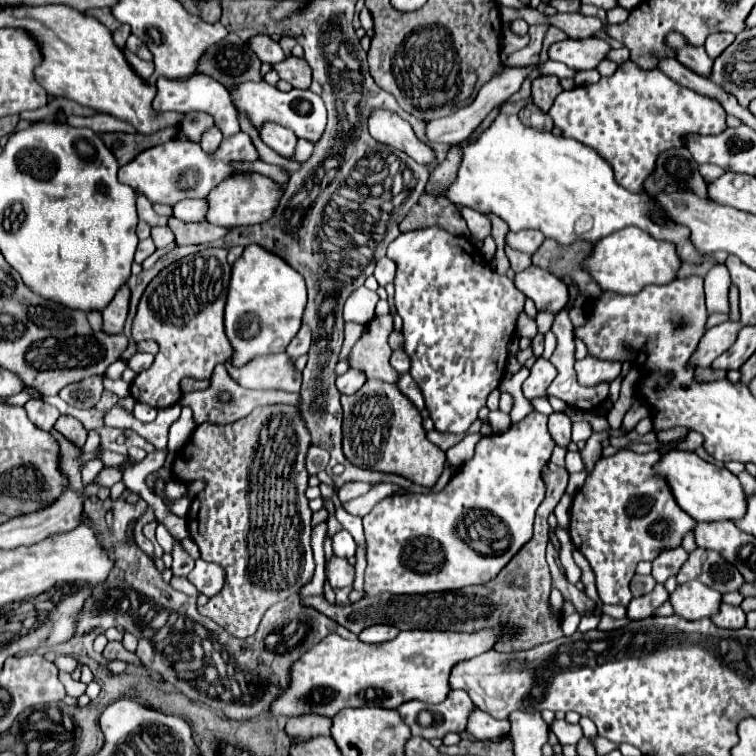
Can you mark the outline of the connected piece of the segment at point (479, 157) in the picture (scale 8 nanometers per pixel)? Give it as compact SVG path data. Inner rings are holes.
M499 113L495 121L481 135L477 135L477 139L463 141L459 147L463 151L463 159L459 163L461 171L457 173L457 177L445 191L445 197L453 201L455 205L471 207L481 213L493 213L501 217L509 225L511 231L539 229L545 237L551 237L559 241L561 245L569 245L577 239L595 243L603 239L603 235L611 235L625 227L637 227L637 229L651 233L657 239L661 237L661 239L673 241L677 245L677 253L681 261L691 261L691 263L701 261L701 255L689 243L689 229L681 225L671 225L671 223L667 225L653 223L649 215L655 211L655 201L651 201L645 195L629 193L627 189L617 185L617 181L613 179L611 165L607 165L605 159L597 155L597 151L581 145L575 139L555 137L553 133L537 131L533 127L523 125L517 115ZM583 221L589 221L587 231L583 231Z

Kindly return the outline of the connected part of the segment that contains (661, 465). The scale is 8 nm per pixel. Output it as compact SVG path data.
M669 451L663 455L663 459L655 465L657 473L661 473L667 481L669 487L683 511L687 511L695 521L737 521L745 515L745 491L737 479L727 469L719 469L713 463L703 461L695 453L689 451Z

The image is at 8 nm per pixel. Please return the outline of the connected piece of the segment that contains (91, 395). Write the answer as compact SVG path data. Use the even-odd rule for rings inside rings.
M97 375L97 377L89 377L89 379L63 387L59 391L59 397L73 407L91 409L101 399L101 393L103 393L103 377Z

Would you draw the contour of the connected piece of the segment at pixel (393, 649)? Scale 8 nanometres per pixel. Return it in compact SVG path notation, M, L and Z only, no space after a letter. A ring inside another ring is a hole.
M497 625L495 629L483 629L473 633L455 633L455 631L401 631L393 641L369 645L363 641L347 641L337 633L331 633L321 643L317 643L309 653L305 653L291 667L291 685L289 689L273 703L271 711L275 715L301 715L301 713L319 713L325 717L337 715L345 707L385 707L397 709L401 703L411 699L421 699L425 703L441 703L451 691L449 673L457 661L467 661L495 647L503 635L517 635L519 629L511 625Z

